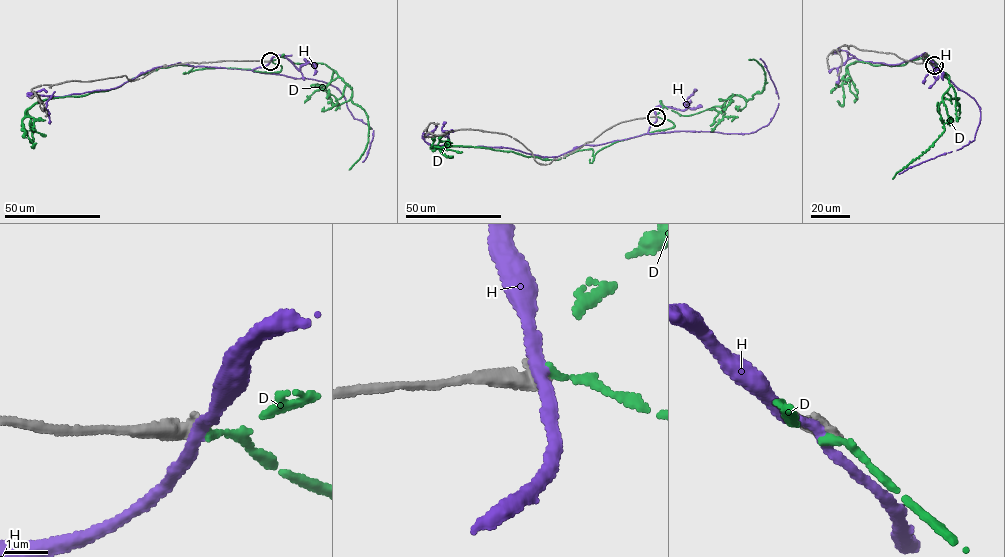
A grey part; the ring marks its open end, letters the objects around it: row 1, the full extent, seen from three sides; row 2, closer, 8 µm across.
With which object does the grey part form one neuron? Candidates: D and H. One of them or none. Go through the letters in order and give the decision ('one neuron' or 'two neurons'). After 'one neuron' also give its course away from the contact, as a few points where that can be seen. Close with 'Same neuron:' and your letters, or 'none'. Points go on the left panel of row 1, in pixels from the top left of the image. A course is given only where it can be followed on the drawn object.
D: two neurons
H: two neurons
Same neuron: none

